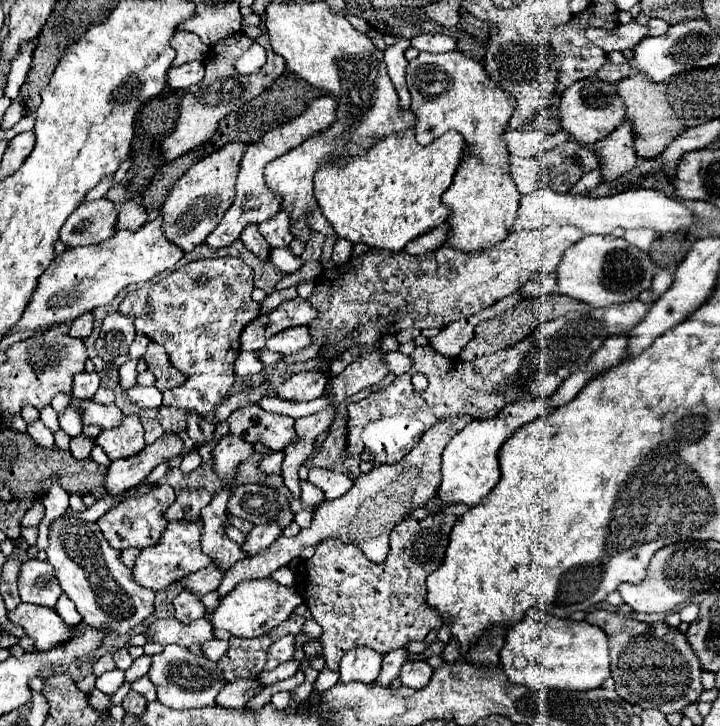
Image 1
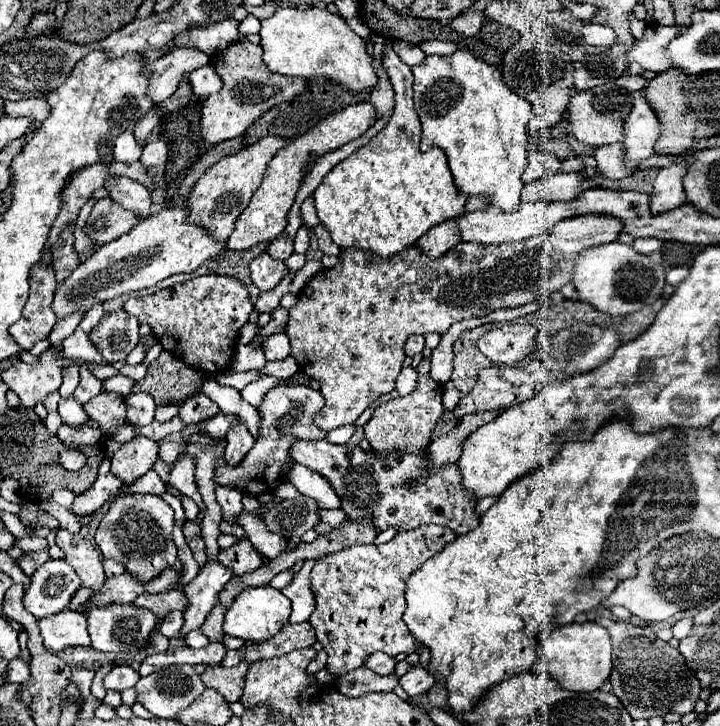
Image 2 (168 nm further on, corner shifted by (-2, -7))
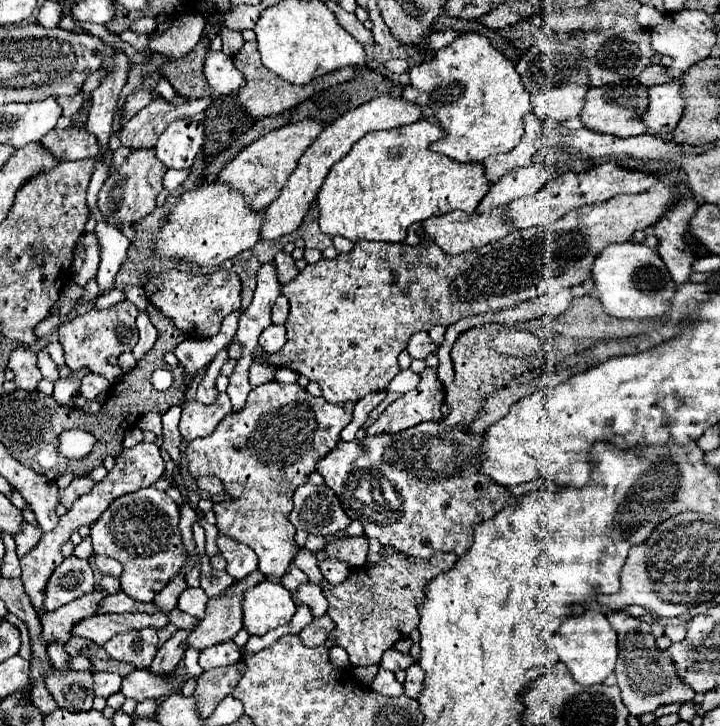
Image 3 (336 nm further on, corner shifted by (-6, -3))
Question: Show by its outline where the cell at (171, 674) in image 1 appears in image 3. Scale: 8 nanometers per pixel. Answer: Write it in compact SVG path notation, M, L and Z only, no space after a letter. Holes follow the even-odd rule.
M132 671L130 675L122 677L122 687L120 693L124 697L136 699L138 703L144 699L156 699L160 701L164 695L170 695L178 685L174 673L168 675L168 679L152 679L152 673L148 671Z

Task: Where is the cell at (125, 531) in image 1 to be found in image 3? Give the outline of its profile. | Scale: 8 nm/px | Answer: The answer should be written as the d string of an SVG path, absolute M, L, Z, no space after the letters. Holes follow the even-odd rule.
M146 487L116 499L92 525L90 537L94 553L112 557L124 567L122 591L128 597L140 603L152 603L154 597L186 567L188 551L184 549L178 521L178 505L164 491Z

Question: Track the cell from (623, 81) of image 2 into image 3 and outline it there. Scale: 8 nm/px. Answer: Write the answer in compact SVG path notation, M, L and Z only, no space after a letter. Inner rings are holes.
M650 65L640 75L640 83L644 83L646 87L660 85L660 83L666 83L670 79L672 79L672 71L668 67L664 67L664 65Z

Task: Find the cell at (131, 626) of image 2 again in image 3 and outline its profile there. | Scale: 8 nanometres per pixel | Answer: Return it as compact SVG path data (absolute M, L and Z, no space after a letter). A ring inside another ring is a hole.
M152 627L144 631L130 631L128 635L112 637L104 649L116 661L132 663L136 669L148 669L158 651L158 635Z

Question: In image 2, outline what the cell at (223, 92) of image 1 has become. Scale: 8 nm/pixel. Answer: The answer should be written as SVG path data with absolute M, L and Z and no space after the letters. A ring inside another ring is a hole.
M236 41L212 57L214 69L218 77L222 77L222 89L210 95L202 105L200 127L202 127L202 143L206 147L244 135L250 123L256 121L262 113L266 113L270 107L306 91L308 87L306 79L272 73L264 65L262 53L264 51L260 45L254 45L250 41Z

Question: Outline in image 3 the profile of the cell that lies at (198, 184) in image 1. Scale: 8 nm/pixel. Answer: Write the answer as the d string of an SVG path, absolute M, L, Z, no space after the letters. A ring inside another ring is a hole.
M304 119L304 121L292 123L292 125L274 129L270 133L266 133L264 137L260 137L258 141L254 141L252 145L244 147L224 167L224 171L220 171L218 181L224 181L230 187L240 189L240 193L248 199L250 207L266 209L276 199L276 195L280 195L288 177L296 169L300 155L312 145L312 141L322 133L322 129L324 129L324 123L318 119Z

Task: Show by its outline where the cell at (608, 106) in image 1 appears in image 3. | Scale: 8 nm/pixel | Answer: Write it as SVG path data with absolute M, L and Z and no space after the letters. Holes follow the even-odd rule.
M638 79L624 81L620 85L604 85L604 87L592 87L586 95L586 105L580 113L582 123L588 129L604 131L616 137L634 137L646 133L646 125L642 123L642 115L648 109L648 87L638 83Z

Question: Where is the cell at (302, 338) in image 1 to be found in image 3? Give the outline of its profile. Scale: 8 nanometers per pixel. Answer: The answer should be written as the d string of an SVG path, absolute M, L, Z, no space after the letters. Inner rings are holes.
M270 325L268 329L264 329L264 333L260 335L260 347L266 351L266 353L276 353L284 347L286 343L286 327L284 325Z

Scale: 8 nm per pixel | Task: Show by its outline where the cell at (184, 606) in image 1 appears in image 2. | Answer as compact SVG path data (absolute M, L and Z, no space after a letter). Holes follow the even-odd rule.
M172 611L168 617L164 617L160 633L166 635L172 641L172 645L178 645L182 627L184 627L184 613L182 611Z

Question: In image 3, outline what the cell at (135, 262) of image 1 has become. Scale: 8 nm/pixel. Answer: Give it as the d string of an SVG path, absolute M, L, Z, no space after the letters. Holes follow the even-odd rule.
M212 183L186 191L168 221L160 227L156 239L156 253L166 257L186 257L200 267L216 267L226 259L254 247L264 223L264 211L250 209L244 195L226 183Z

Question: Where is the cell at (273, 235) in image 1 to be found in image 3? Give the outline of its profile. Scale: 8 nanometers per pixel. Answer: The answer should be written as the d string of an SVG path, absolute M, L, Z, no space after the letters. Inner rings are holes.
M280 251L276 255L276 259L274 259L274 265L276 265L276 277L278 277L280 283L288 283L288 281L292 281L298 275L298 269L294 265L294 259L288 253L282 253Z

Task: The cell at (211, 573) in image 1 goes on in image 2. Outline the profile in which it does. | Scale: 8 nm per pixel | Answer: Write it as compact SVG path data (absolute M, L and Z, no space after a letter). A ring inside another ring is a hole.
M162 591L162 593L144 593L140 599L136 599L138 607L148 607L150 611L156 611L158 617L168 615L174 609L184 611L188 607L188 597L184 591Z

